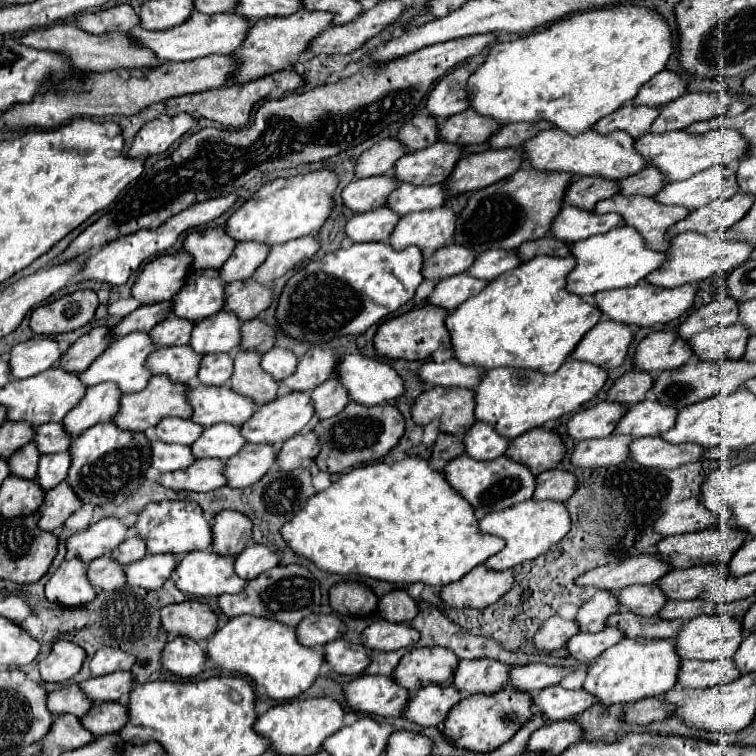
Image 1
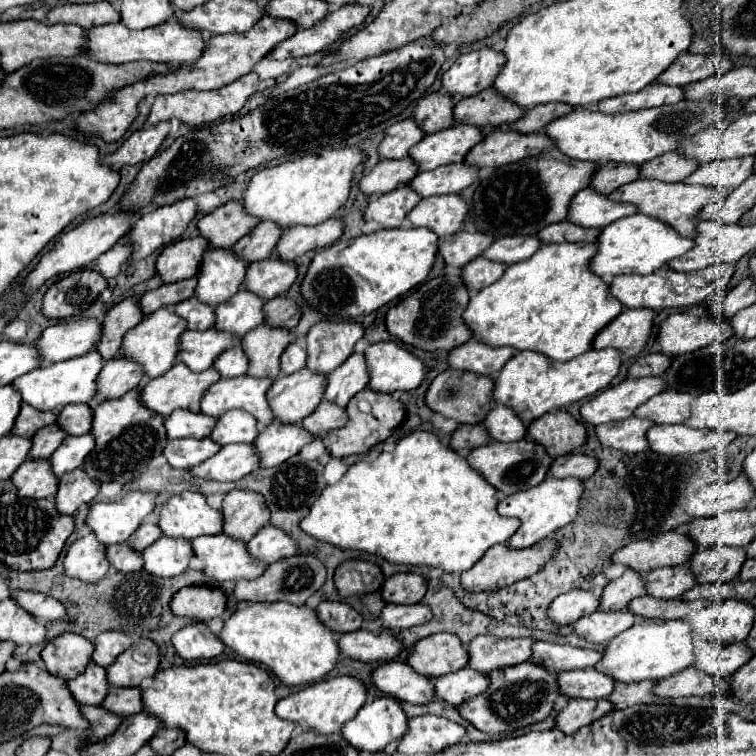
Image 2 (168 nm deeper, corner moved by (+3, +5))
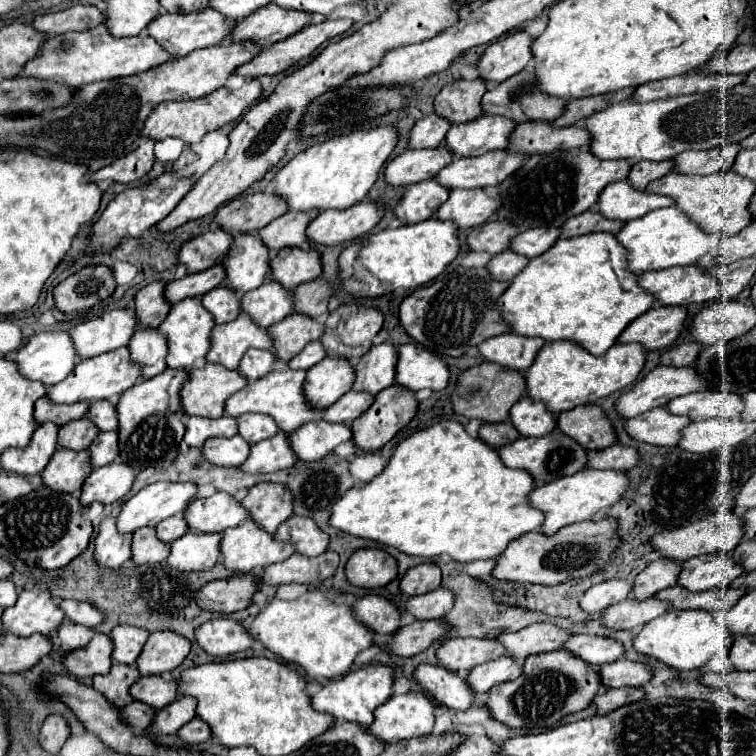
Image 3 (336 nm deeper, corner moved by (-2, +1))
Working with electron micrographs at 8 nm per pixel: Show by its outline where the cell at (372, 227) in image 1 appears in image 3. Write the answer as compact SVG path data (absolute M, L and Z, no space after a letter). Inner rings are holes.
M425 180L411 184L405 190L405 196L395 206L395 214L403 220L403 224L417 224L431 218L439 206L449 196L449 190L435 180Z

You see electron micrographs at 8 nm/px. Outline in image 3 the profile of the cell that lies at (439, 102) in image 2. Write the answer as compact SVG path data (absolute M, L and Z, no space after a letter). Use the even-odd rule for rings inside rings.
M483 78L455 80L435 96L435 112L453 124L469 122L483 116L481 98L487 92Z

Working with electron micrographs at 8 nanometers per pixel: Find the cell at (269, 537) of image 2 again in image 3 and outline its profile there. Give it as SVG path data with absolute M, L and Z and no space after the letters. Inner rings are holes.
M291 516L289 520L285 520L277 528L275 538L295 544L297 552L305 556L319 556L329 546L329 536L319 530L319 526L311 518L301 516Z

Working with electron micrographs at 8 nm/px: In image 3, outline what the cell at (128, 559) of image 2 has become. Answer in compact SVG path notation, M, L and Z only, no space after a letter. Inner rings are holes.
M141 528L133 532L133 562L135 564L157 564L167 560L169 544L161 542L155 528Z

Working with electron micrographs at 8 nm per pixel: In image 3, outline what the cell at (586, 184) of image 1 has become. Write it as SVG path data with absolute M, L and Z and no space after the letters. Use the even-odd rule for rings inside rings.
M635 162L629 172L629 182L635 188L645 188L649 182L669 174L673 170L673 162Z

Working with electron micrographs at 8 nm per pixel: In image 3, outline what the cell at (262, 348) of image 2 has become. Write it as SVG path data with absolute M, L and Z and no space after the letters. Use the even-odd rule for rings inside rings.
M295 312L283 318L281 322L273 324L269 332L275 342L275 356L283 362L289 362L295 354L301 352L305 344L321 338L321 334L325 332L325 324L319 324L317 320Z

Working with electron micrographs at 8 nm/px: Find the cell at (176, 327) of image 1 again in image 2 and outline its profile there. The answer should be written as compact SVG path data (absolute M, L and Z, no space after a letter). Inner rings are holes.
M194 296L176 304L174 312L186 320L188 330L208 330L214 326L214 308L196 300Z

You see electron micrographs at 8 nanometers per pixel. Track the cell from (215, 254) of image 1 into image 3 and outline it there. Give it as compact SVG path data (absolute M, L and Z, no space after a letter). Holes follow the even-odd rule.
M257 192L249 196L239 196L223 208L219 208L215 222L227 232L253 232L261 230L277 216L283 216L287 210L289 206L285 206L285 202L277 198L277 194Z

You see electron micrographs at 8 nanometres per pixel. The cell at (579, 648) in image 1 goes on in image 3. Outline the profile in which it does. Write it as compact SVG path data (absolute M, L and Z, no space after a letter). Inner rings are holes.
M629 596L625 598L625 602L609 606L609 610L605 610L603 614L603 622L615 630L637 630L651 622L653 618L665 614L669 608L671 608L669 602L661 602L655 596L645 600Z

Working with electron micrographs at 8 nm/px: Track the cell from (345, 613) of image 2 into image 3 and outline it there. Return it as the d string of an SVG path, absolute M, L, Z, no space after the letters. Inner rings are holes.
M365 596L357 604L353 604L353 614L365 624L371 626L377 634L395 634L401 628L403 612L385 596Z

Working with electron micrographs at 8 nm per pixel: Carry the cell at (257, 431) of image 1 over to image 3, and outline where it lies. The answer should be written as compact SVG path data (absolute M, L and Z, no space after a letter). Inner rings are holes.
M323 358L317 362L305 380L305 396L311 406L323 410L337 402L355 382L355 368L341 358Z

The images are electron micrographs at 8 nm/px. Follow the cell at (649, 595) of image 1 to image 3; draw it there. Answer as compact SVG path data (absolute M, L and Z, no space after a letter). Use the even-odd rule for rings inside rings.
M733 552L703 554L683 562L679 586L685 586L693 592L703 592L719 586L729 586L737 574L743 574L743 566L733 558Z

